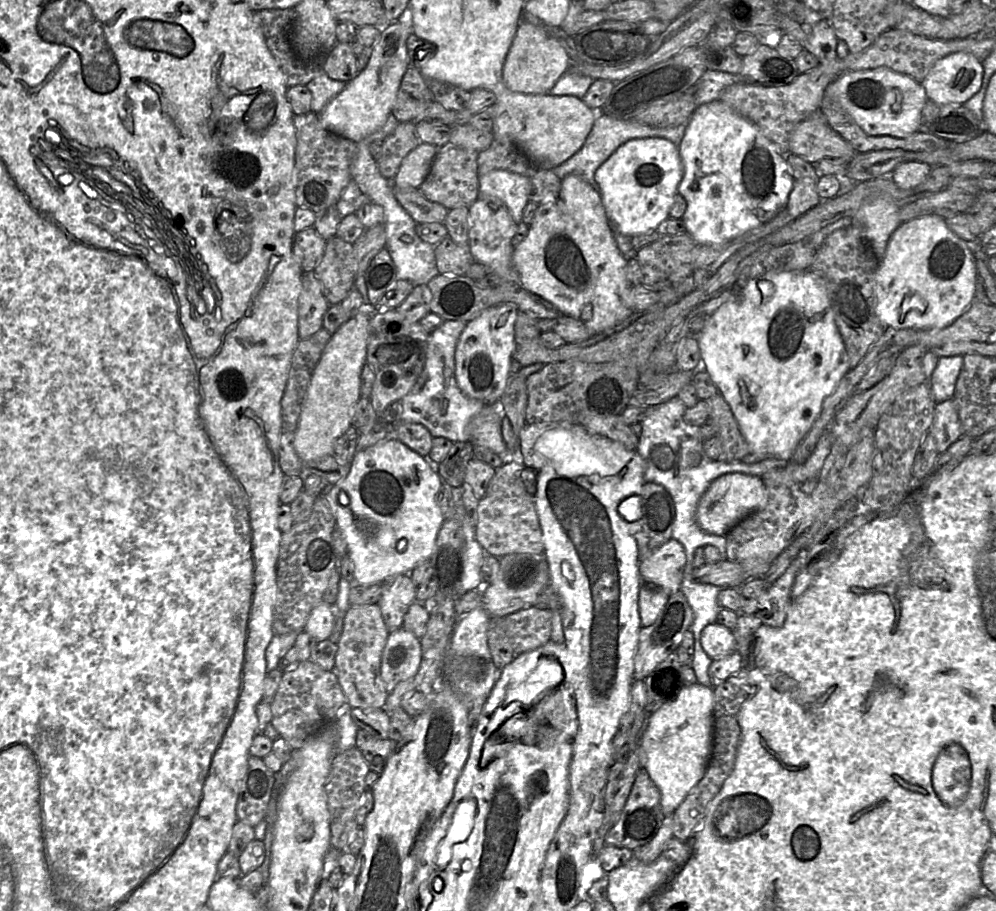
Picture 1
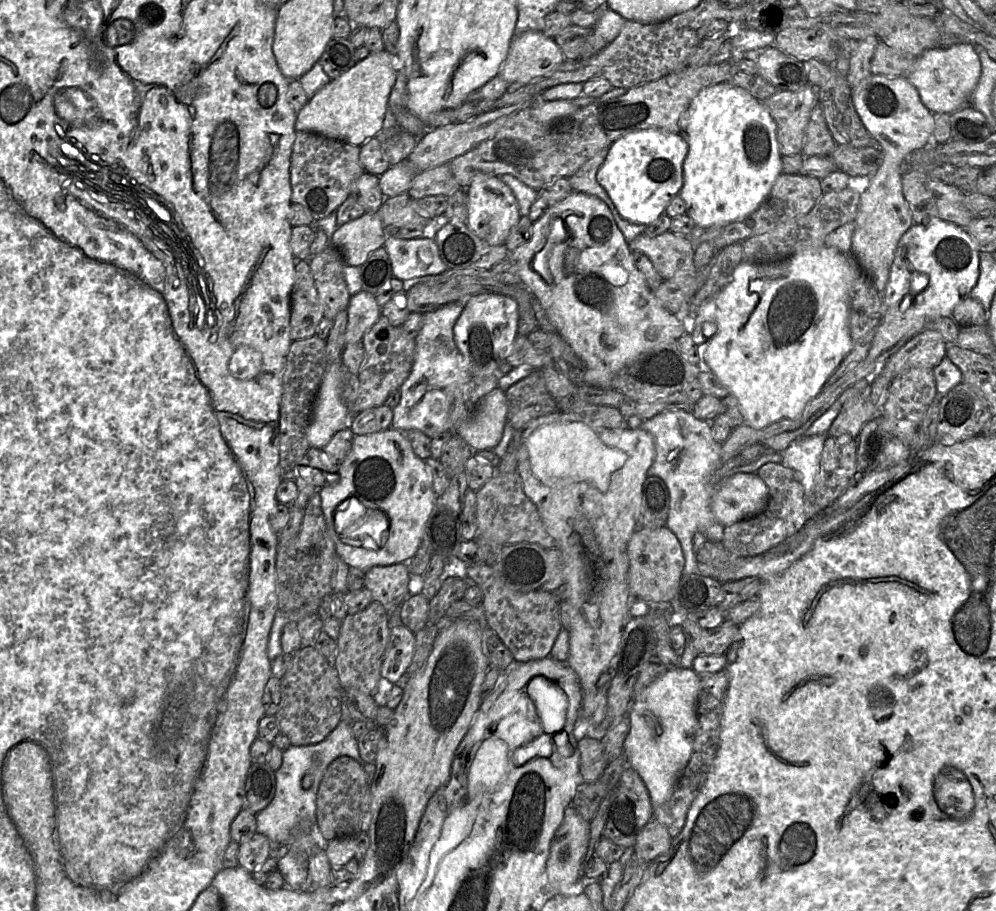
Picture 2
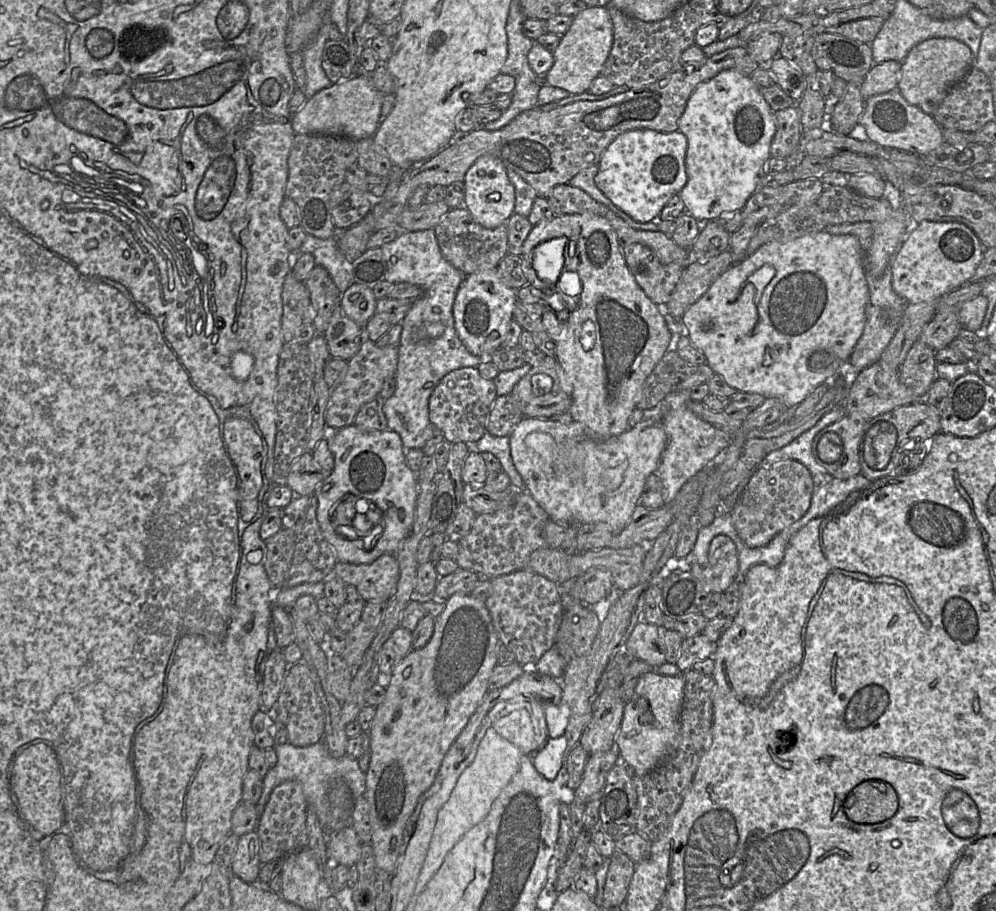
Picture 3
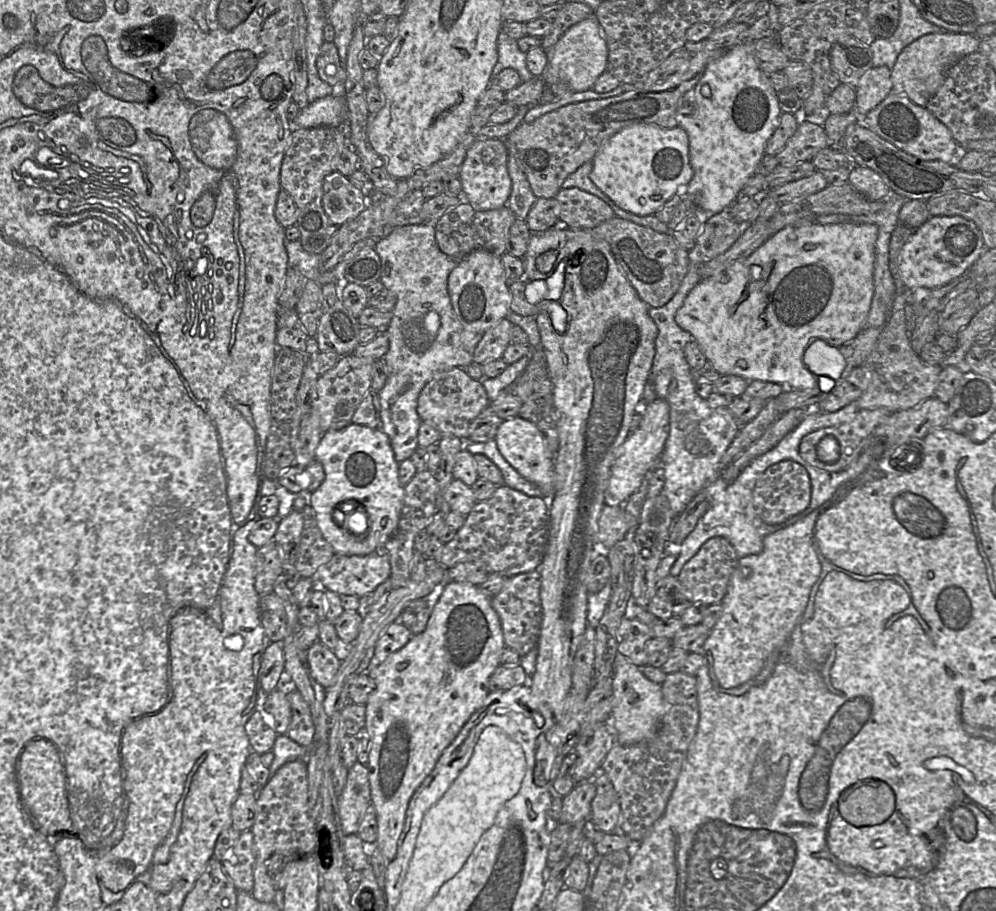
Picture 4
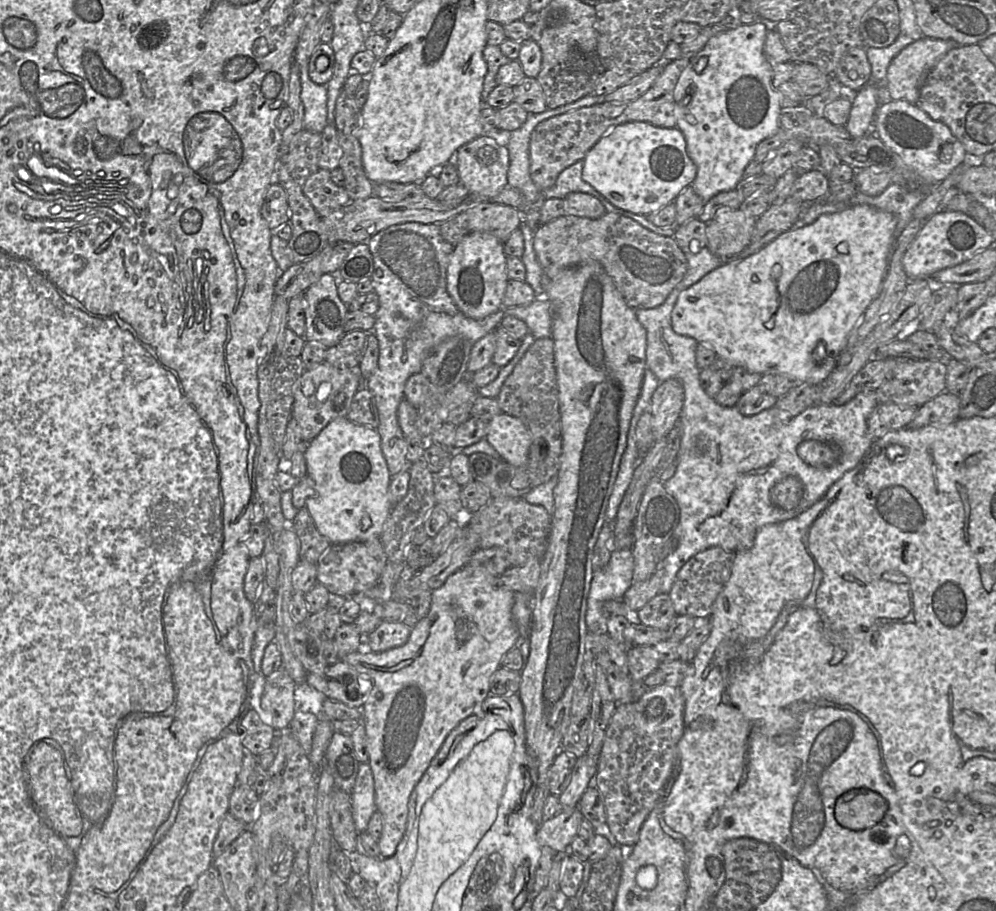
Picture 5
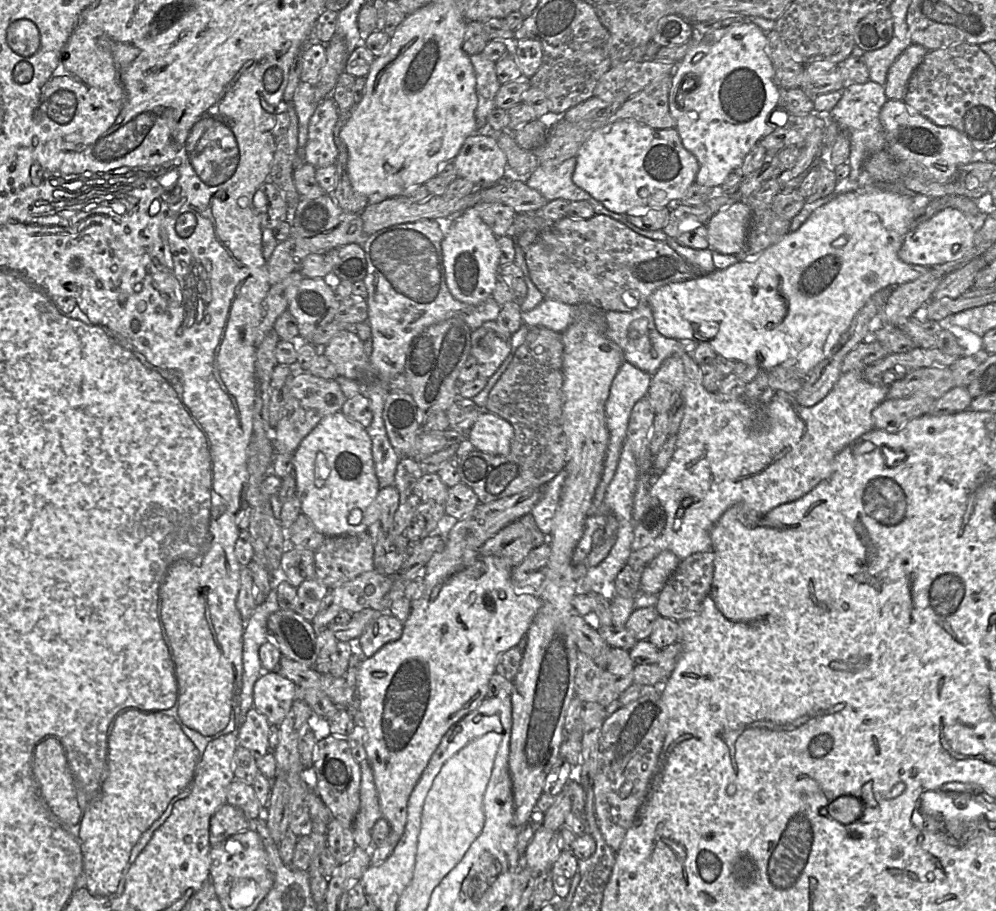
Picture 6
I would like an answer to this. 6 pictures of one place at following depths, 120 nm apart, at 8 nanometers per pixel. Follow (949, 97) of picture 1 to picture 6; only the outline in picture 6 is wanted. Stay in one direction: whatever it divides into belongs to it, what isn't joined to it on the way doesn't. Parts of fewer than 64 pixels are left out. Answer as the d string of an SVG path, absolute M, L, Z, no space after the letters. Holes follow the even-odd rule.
M913 43L893 62L884 85L889 100L905 98L909 80L927 52L928 50L924 46Z

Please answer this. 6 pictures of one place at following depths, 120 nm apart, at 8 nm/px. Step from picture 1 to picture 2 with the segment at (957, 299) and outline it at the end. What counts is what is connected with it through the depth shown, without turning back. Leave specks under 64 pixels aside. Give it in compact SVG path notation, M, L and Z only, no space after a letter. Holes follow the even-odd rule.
M932 218L927 223L913 224L901 237L888 282L882 292L883 309L913 309L933 321L952 317L957 304L969 296L980 275L980 250L966 228Z

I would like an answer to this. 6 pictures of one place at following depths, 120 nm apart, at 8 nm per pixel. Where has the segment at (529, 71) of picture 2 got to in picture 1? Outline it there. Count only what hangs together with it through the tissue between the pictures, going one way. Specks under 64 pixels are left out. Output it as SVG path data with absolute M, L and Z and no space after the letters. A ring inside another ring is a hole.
M521 20L505 59L502 80L517 93L545 94L570 67L571 59L563 45L539 26Z

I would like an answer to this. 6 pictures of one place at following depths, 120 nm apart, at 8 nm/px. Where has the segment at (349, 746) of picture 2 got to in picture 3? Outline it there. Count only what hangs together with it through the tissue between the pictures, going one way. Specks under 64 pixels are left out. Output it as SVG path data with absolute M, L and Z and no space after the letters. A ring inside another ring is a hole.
M323 740L304 747L294 746L288 742L277 744L274 748L278 759L276 765L270 768L264 776L262 794L257 803L259 816L272 790L288 780L295 780L301 784L308 806L315 810L319 823L323 825L326 825L327 814L330 811L329 791L332 780L344 779L355 799L366 791L366 774L360 769L358 759L348 754L341 758L334 758Z

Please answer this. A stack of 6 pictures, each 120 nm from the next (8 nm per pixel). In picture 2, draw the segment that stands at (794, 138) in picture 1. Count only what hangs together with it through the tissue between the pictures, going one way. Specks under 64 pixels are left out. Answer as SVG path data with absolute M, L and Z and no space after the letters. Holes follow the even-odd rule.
M818 103L812 110L805 130L805 140L801 154L804 157L830 155L838 144L833 139Z

